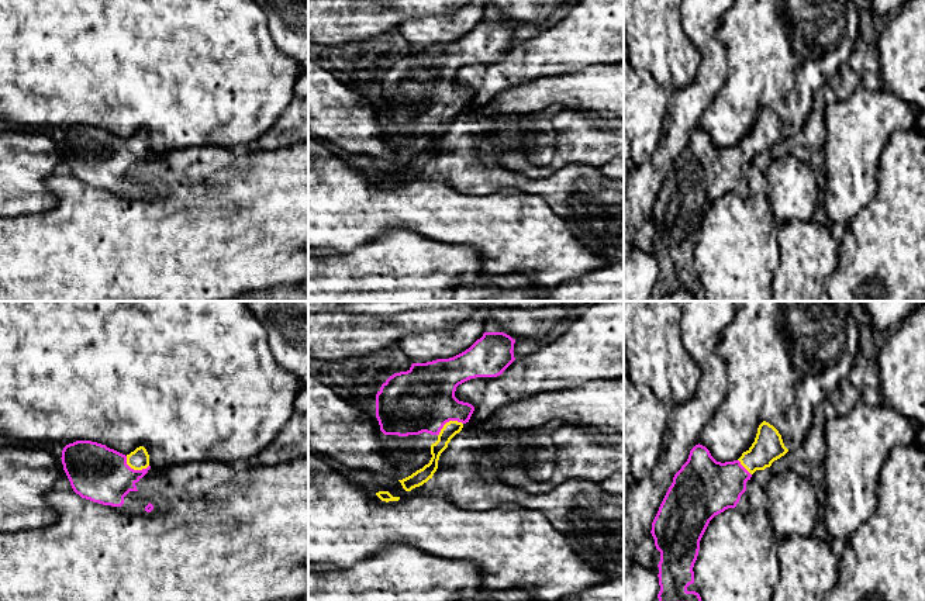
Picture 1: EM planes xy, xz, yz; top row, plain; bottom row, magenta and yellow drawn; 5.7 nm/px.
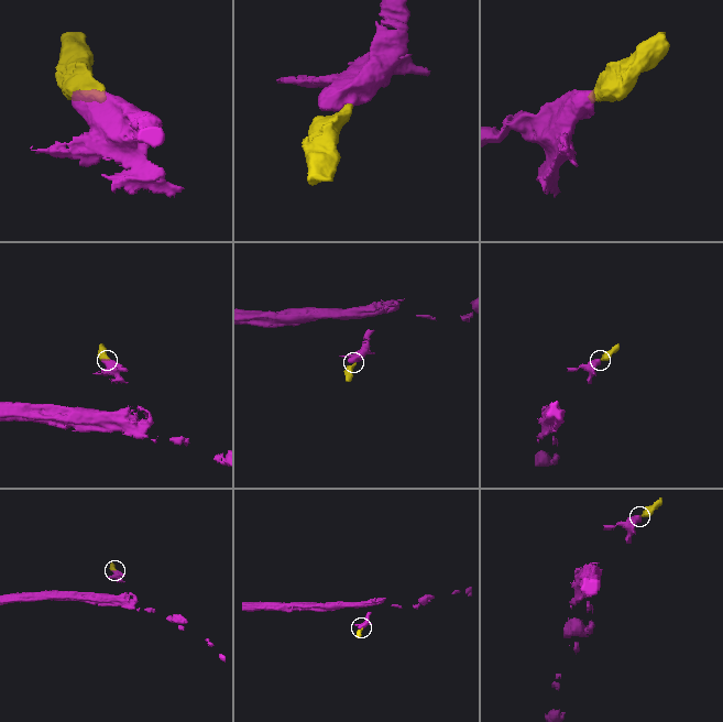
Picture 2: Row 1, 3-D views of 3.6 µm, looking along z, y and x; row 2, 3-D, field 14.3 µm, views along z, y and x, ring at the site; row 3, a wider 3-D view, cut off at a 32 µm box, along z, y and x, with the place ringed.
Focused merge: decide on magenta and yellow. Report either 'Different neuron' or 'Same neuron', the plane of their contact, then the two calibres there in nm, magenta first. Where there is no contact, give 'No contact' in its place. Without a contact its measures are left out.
Same neuron. Touches magenta in xy. Thickness 320 nm (magenta) against 120 nm

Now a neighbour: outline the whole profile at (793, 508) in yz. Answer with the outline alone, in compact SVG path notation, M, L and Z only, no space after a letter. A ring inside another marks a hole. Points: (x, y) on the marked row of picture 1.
M791 470L774 473L764 490L769 501L767 515L776 539L811 536L821 517L811 479Z

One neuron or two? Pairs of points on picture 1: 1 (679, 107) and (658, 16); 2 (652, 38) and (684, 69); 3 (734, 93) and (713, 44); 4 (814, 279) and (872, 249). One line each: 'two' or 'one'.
1: two
2: one
3: two
4: two

